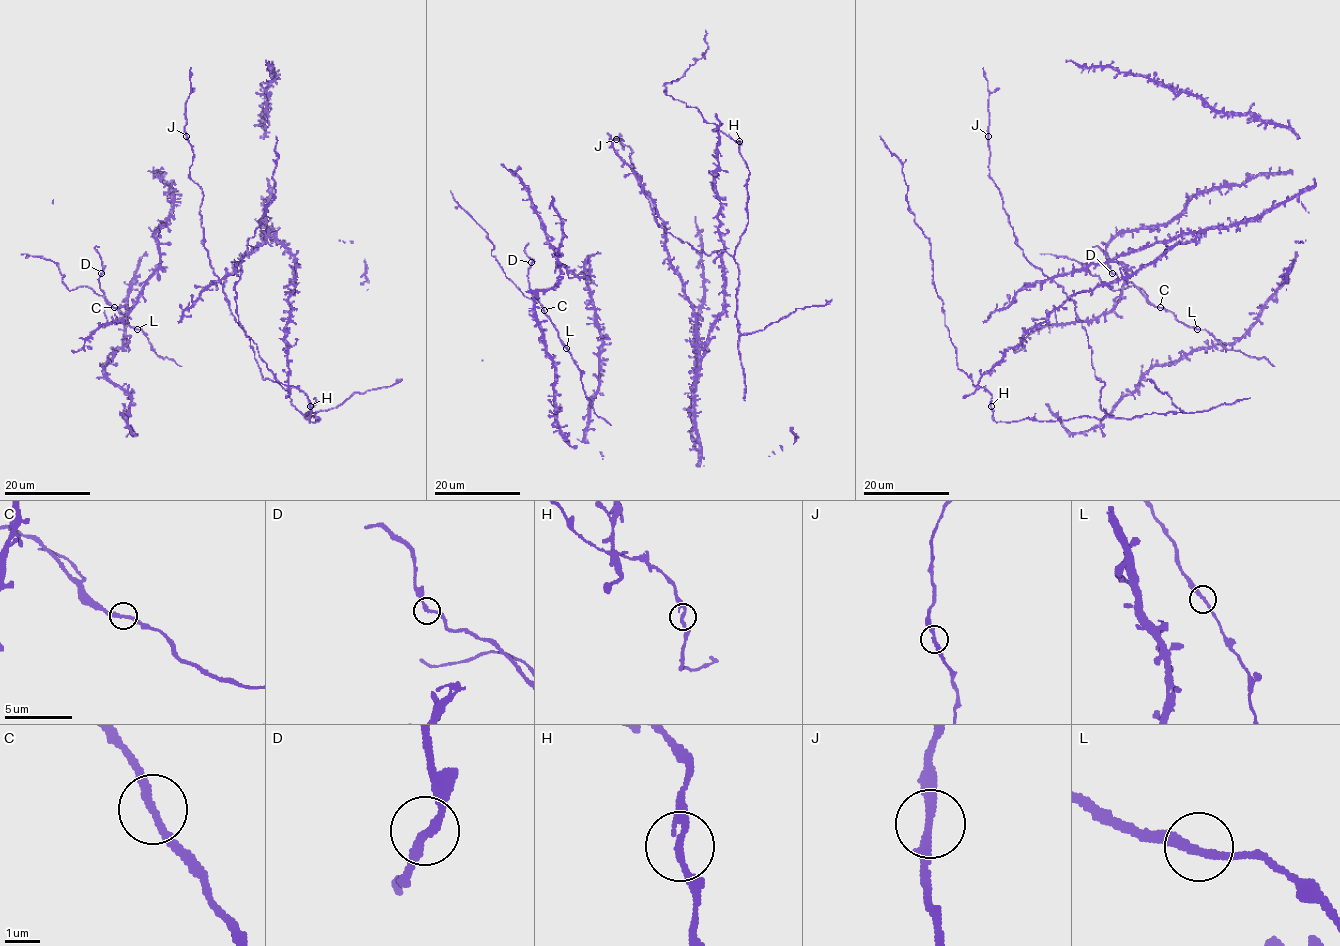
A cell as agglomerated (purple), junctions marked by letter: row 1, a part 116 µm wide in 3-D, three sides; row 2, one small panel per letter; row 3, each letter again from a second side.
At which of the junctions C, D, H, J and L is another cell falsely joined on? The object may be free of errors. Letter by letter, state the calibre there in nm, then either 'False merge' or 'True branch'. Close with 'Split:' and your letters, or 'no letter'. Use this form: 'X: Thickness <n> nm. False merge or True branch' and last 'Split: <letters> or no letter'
C: Thickness 240 nm. True branch
D: Thickness 220 nm. True branch
H: Thickness 240 nm. True branch
J: Thickness 240 nm. True branch
L: Thickness 260 nm. True branch
Split: no letter

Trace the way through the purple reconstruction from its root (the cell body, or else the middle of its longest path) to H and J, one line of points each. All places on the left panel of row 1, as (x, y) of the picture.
H: (274, 231), (294, 257), (294, 288), (289, 293), (291, 318), (285, 325), (289, 384), (306, 395), (310, 406)
J: (274, 231), (229, 275), (220, 279), (215, 274), (201, 226), (203, 191), (189, 175), (193, 150), (186, 136)

